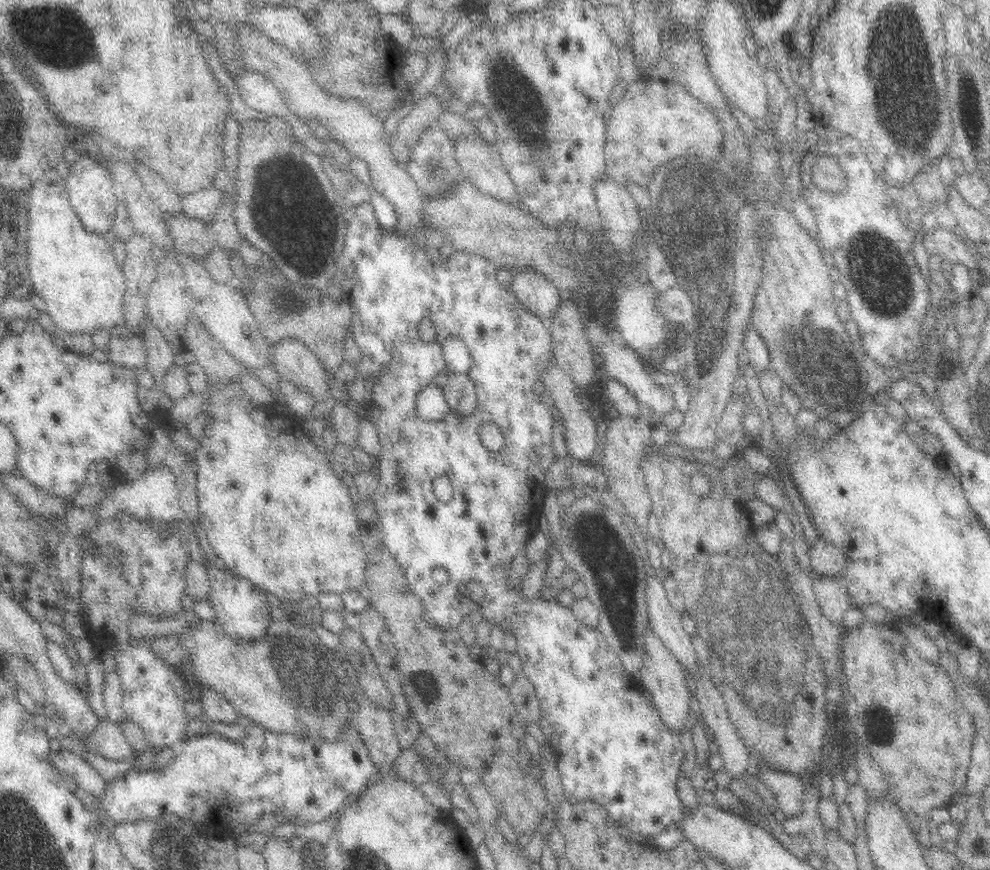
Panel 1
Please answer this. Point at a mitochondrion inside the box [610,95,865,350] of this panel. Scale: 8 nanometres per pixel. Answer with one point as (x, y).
(695, 251)

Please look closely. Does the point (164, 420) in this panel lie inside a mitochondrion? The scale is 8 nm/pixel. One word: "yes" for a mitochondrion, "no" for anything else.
no

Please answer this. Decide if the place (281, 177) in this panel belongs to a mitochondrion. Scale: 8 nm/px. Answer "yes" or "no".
yes

